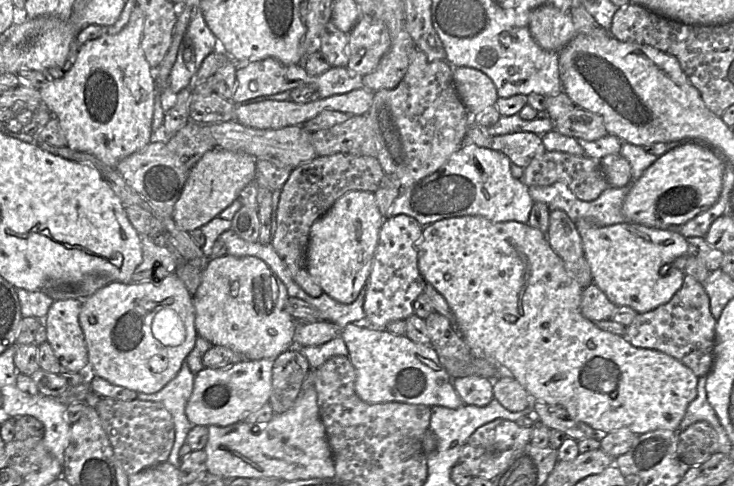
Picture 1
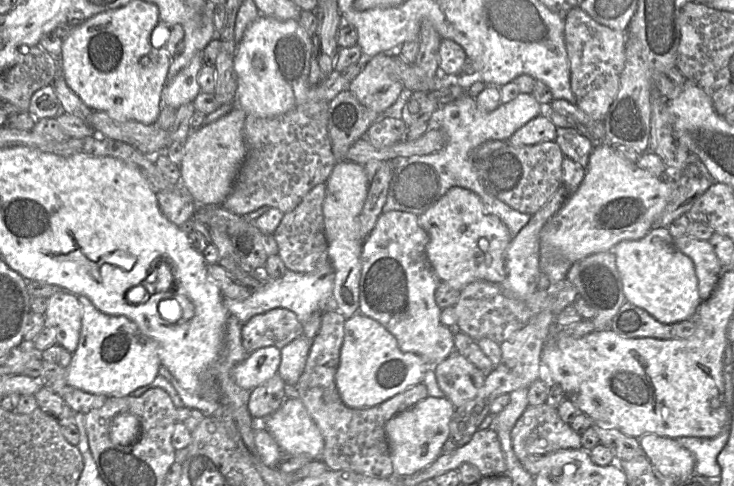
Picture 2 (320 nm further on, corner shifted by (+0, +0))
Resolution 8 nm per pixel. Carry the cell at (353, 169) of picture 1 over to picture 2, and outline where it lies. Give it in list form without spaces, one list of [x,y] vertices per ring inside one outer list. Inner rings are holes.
[[[320,183],[313,187],[292,211],[285,213],[273,236],[278,245],[278,255],[285,267],[293,272],[307,274],[320,270],[328,262],[327,240],[323,219],[323,202],[326,184]]]

